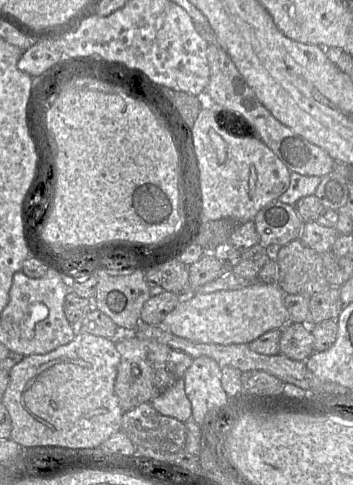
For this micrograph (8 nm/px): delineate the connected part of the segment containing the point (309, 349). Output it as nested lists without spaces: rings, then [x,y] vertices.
[[[289,322],[281,331],[280,354],[292,360],[305,361],[314,353],[314,337],[307,324]]]

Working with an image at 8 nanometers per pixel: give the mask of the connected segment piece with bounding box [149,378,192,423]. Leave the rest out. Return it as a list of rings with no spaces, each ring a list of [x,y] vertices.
[[[184,379],[177,380],[170,388],[149,402],[161,415],[182,423],[191,420],[192,407],[185,393]]]

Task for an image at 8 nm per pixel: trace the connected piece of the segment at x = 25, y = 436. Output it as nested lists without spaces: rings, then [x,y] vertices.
[[[79,333],[68,344],[46,354],[25,356],[9,371],[10,382],[2,398],[12,421],[10,439],[23,447],[99,447],[121,430],[123,411],[114,392],[119,362],[120,354],[115,347],[114,339],[89,333]]]

